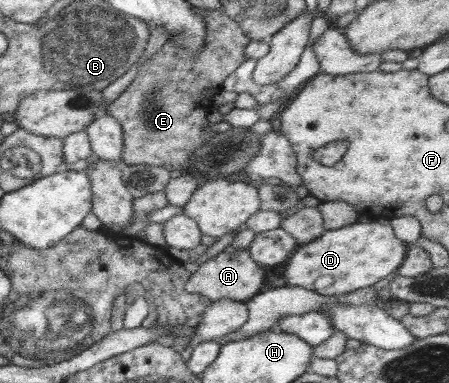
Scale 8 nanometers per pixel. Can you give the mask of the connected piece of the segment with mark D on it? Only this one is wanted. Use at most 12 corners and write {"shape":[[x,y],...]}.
{"shape":[[363,219],[300,246],[282,277],[322,296],[373,286],[409,247]]}

